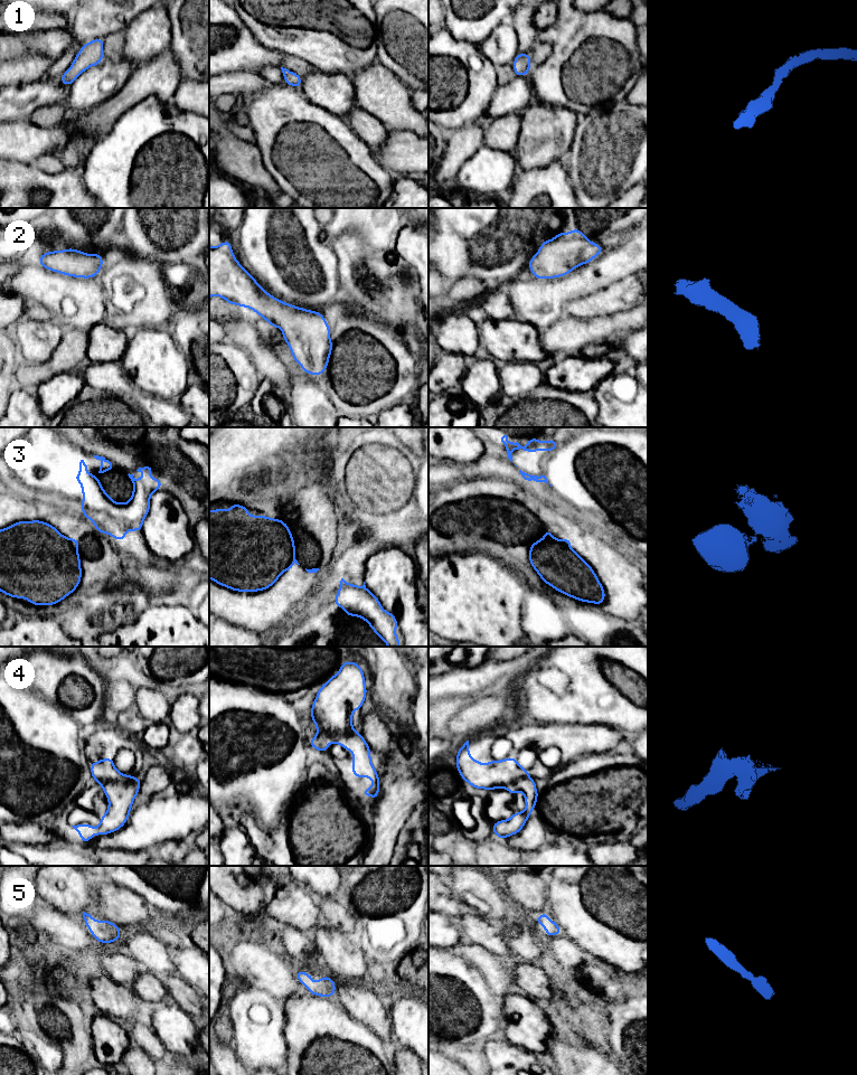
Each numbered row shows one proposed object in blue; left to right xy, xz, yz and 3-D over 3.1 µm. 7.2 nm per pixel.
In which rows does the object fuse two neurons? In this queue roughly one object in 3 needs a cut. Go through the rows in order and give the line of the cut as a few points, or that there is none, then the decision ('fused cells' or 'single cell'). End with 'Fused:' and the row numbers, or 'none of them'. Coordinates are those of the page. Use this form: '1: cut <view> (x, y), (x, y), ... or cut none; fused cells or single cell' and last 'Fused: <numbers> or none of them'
1: cut none; single cell
2: cut none; single cell
3: cut xz (293, 556), (284, 571); fused cells
4: cut xz (354, 729), (347, 733), (317, 734); fused cells
5: cut none; single cell
Fused: 3, 4

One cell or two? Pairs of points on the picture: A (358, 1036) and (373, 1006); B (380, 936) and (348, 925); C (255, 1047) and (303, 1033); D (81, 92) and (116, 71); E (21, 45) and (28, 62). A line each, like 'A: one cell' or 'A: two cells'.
A: two cells
B: two cells
C: two cells
D: one cell
E: two cells

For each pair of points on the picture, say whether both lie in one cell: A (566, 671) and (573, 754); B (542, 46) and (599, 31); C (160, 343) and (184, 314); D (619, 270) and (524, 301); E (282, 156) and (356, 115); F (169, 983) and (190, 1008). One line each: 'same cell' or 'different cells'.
A: different cells
B: different cells
C: different cells
D: same cell
E: different cells
F: same cell

